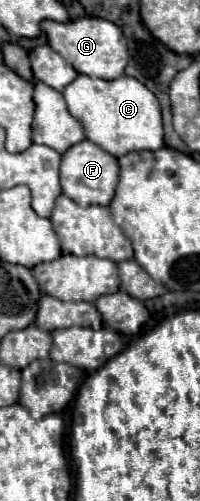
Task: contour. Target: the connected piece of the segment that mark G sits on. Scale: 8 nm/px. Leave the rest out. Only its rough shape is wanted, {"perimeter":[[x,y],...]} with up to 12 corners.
{"perimeter":[[94,16],[44,20],[48,44],[80,74],[112,80],[126,36]]}

